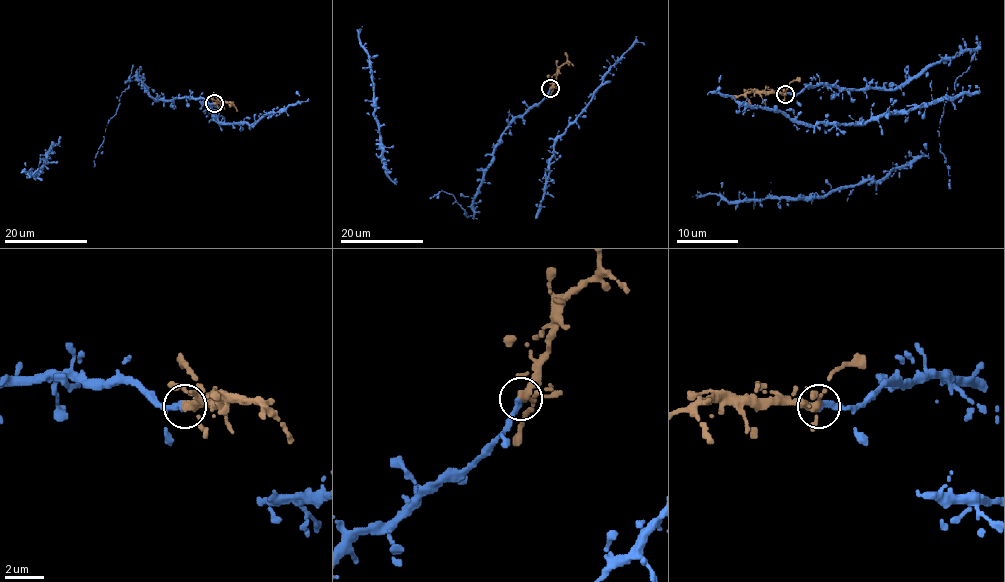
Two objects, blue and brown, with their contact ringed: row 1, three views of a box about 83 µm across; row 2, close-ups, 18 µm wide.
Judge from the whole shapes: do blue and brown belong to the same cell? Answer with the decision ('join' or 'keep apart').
join

